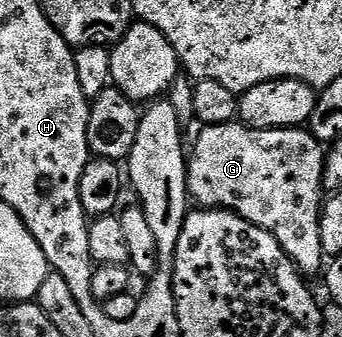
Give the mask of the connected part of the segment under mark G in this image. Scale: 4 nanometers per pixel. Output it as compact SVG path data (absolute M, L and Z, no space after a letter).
M240 121L224 123L223 125L205 125L200 128L201 132L197 135L197 144L192 144L191 154L187 159L187 170L189 173L189 198L198 208L201 209L220 209L222 211L233 211L239 217L243 217L247 221L251 221L251 225L259 225L263 229L267 229L267 233L271 233L275 237L275 241L279 241L279 245L283 245L283 249L292 257L296 263L298 271L302 276L310 277L322 270L323 260L326 258L323 253L323 245L319 241L319 221L321 220L321 204L323 202L323 184L325 181L325 157L326 148L317 140L314 135L307 129L299 127L276 127L275 129L255 129L254 127L246 127Z

